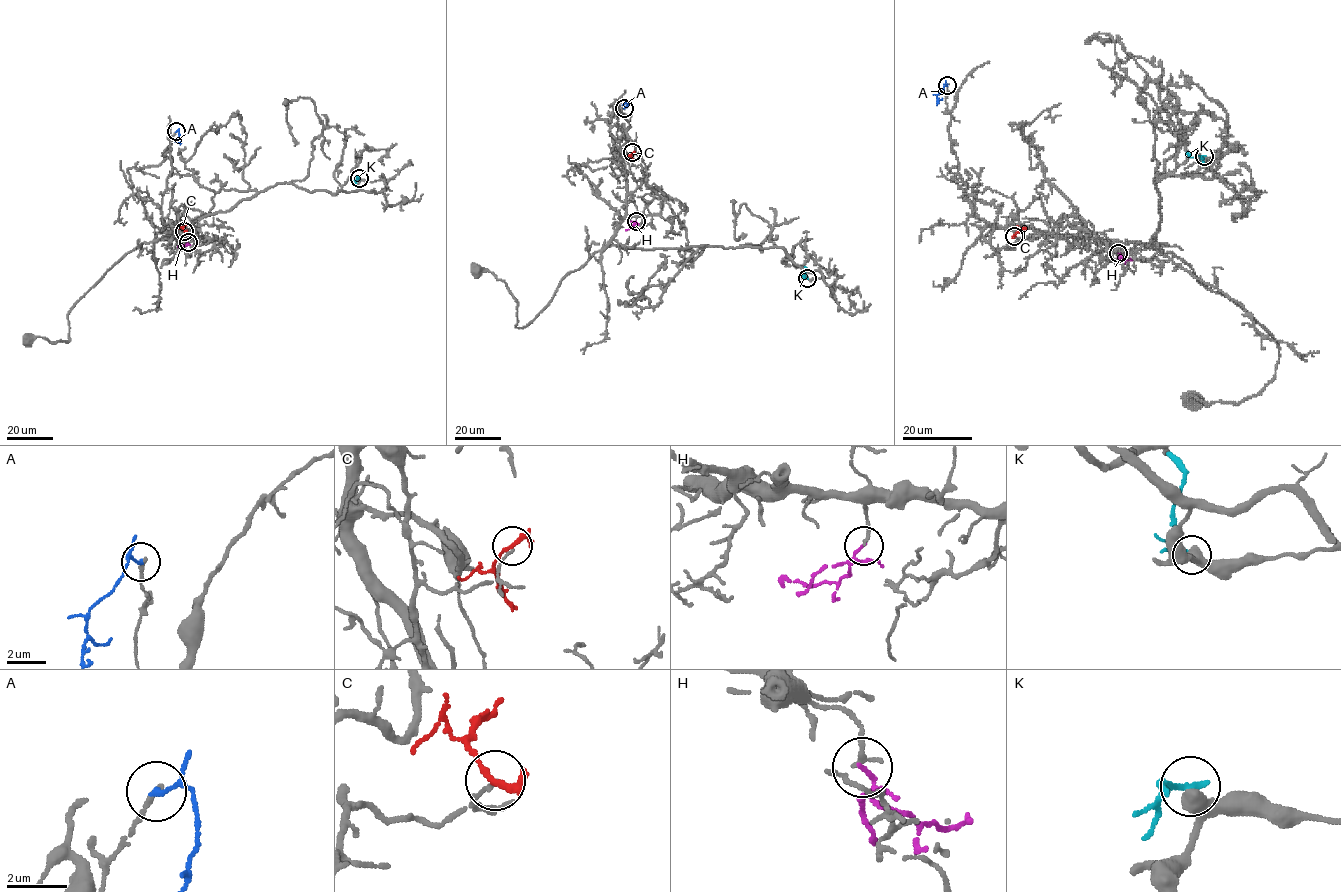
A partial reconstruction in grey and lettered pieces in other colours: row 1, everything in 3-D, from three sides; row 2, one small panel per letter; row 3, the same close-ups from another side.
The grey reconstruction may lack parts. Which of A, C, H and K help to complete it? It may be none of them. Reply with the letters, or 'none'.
H

